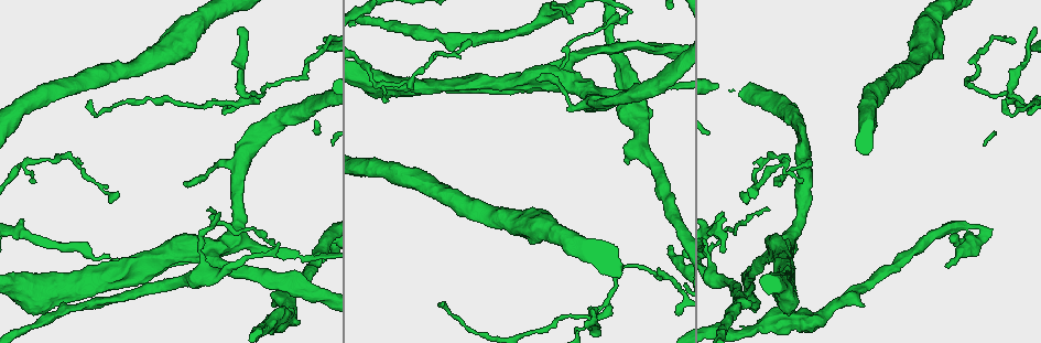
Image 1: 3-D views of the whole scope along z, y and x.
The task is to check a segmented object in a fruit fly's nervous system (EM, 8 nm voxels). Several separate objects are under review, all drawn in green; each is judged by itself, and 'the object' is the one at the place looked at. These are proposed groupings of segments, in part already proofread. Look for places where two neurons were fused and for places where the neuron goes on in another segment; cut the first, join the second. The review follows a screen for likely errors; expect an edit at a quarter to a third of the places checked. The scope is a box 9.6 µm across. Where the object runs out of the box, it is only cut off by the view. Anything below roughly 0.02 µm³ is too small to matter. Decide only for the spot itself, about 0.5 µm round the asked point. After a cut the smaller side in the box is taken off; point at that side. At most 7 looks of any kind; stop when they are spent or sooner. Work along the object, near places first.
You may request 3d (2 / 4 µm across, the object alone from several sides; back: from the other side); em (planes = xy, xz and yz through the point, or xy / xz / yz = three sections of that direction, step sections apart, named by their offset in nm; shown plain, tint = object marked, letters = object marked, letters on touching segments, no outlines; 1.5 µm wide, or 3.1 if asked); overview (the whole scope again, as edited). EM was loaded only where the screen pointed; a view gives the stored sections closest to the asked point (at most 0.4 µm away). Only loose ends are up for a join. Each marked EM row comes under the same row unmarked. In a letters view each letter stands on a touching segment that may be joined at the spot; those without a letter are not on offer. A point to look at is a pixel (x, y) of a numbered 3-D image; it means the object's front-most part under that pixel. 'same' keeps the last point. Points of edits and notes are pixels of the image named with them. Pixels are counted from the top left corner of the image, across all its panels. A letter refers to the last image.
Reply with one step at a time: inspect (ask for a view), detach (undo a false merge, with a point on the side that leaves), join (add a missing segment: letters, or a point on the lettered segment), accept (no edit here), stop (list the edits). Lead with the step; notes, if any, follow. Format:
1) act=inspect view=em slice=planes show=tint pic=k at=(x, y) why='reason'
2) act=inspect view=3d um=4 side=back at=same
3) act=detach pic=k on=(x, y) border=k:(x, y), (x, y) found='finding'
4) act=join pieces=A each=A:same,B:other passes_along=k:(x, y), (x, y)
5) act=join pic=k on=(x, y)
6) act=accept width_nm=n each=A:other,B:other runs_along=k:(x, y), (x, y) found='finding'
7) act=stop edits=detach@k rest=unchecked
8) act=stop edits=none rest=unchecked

act=inspect view=3d um=4 pic=1 at=(142, 282) why='thick end'

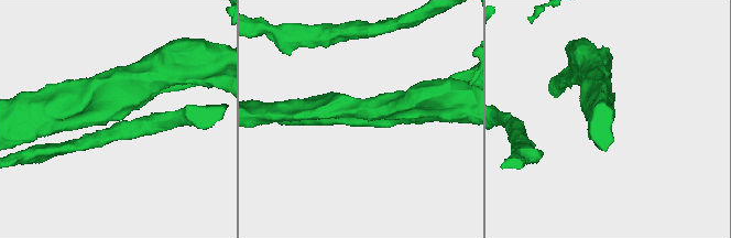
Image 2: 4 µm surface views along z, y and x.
act=inspect view=em slice=planes show=tint pic=2 at=(122, 118)

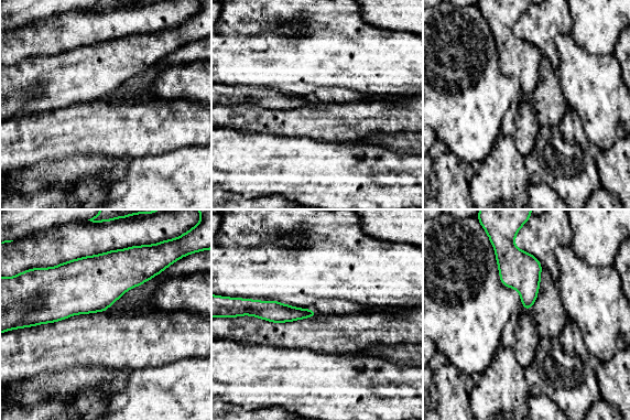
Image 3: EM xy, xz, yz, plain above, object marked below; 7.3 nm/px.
act=inspect view=em slice=planes show=letters at=same why='see the neighbours'

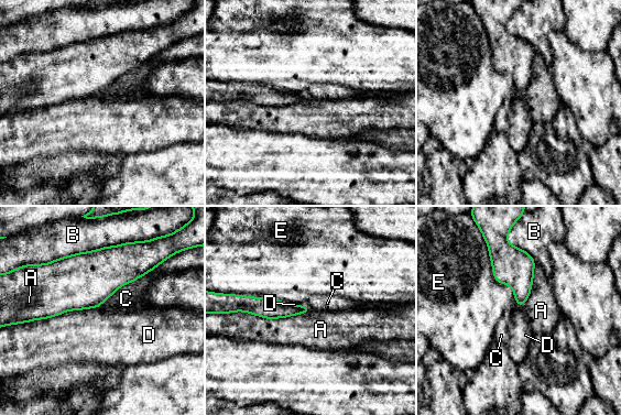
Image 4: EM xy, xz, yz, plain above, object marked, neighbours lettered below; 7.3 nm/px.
act=accept each=A:other,B:other,C:other,D:other,E:other border=4:(311, 309), (274, 318), (235, 312) found='none of them fits'

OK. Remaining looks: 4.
act=inspect view=3d um=4 pic=1 at=(85, 305) why='a narrow waist'

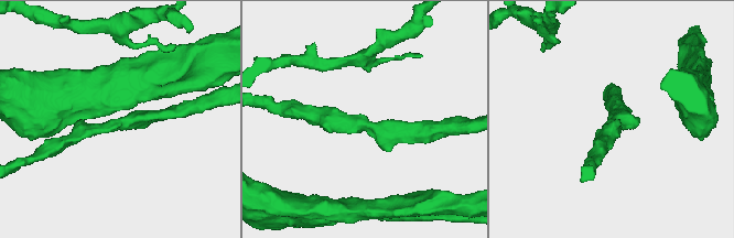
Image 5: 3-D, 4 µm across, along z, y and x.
act=inspect view=em slice=planes show=letters pic=5 at=(118, 123) why='now the EM'

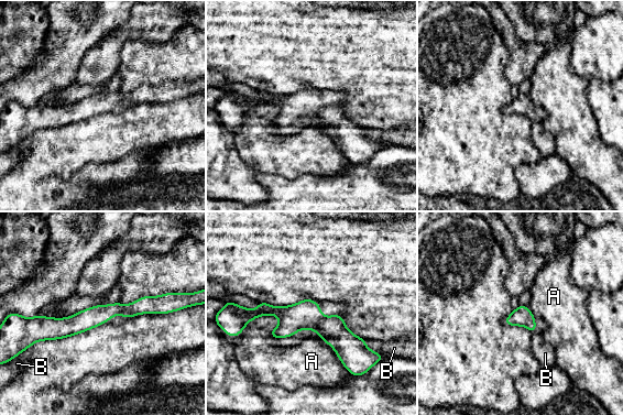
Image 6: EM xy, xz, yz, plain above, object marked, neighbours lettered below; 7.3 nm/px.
act=accept longest_contact=A:440nm each=A:other,B:other found='one neuron here'

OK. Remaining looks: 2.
act=inspect view=em slice=planes show=tint pic=1 at=(208, 210)

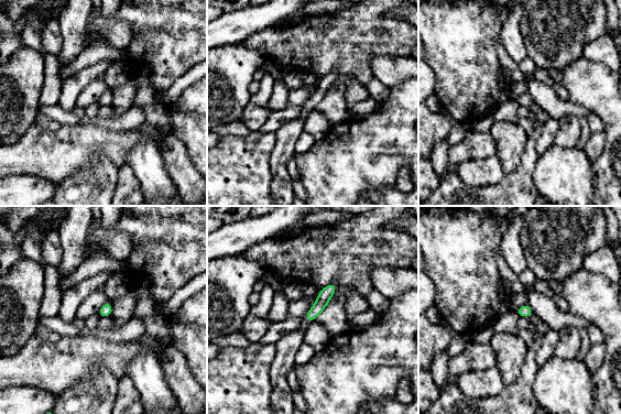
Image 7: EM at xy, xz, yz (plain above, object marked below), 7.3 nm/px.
act=inspect view=em slice=planes show=letters at=same why='see the neighbours'

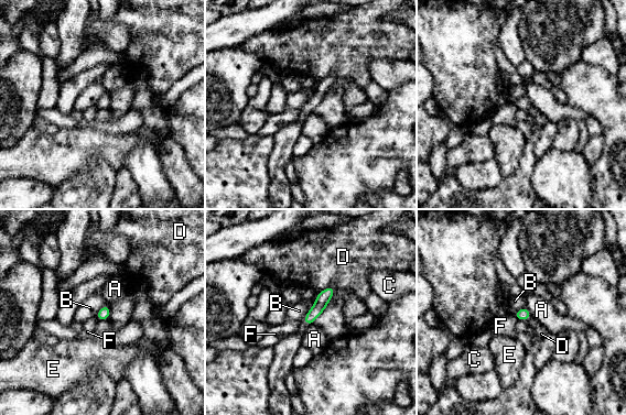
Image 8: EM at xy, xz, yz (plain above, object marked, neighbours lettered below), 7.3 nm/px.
act=accept each=A:other,B:other,C:other,D:other,E:other,F:other runs_along=8:(331, 288), (308, 321) found='no lettered segment goes on from it'

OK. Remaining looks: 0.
act=stop edits=none rest=unchecked

